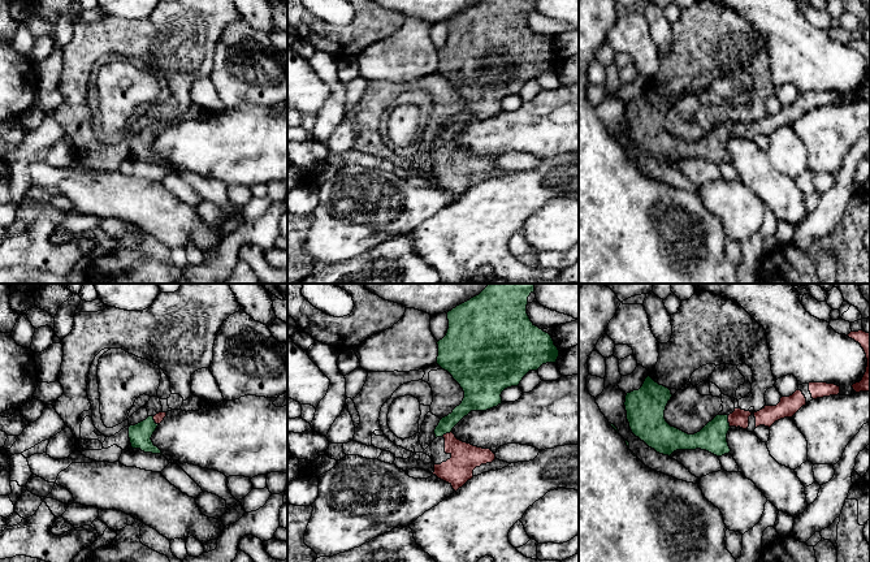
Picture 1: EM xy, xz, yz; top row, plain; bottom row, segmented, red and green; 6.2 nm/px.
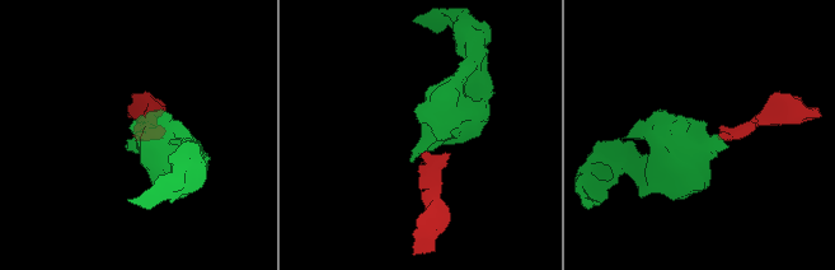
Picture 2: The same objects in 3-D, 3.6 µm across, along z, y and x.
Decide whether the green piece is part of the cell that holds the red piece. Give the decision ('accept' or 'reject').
accept

